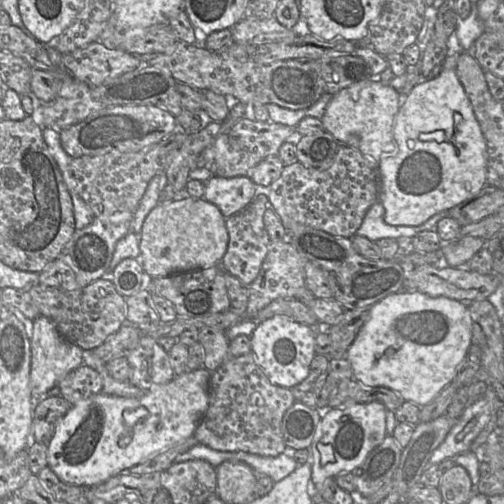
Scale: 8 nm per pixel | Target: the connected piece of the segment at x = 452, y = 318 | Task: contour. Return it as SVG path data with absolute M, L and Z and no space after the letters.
M401 290L390 294L381 301L372 305L363 326L348 349L348 358L352 366L354 378L362 385L369 387L386 387L393 392L398 392L404 401L410 401L421 406L430 403L439 392L448 385L457 375L458 366L464 360L471 343L472 320L468 304L447 297L431 297L418 291Z

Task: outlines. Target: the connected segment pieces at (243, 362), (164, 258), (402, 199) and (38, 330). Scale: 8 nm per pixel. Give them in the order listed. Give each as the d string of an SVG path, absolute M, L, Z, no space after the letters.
M252 352L228 357L210 374L209 405L194 437L214 450L277 456L285 451L281 424L295 398L291 389L274 385Z
M204 198L159 202L146 217L140 251L143 269L153 279L221 264L228 248L226 218Z
M444 67L438 77L413 87L395 117L393 138L395 150L383 153L378 163L379 201L389 225L422 225L435 214L475 198L487 184L486 141L456 69Z
M38 316L34 319L32 338L31 338L31 370L30 381L33 391L34 400L37 401L46 396L59 382L63 380L70 372L77 369L84 363L83 350L77 345L65 340L58 332L53 321L45 316Z

